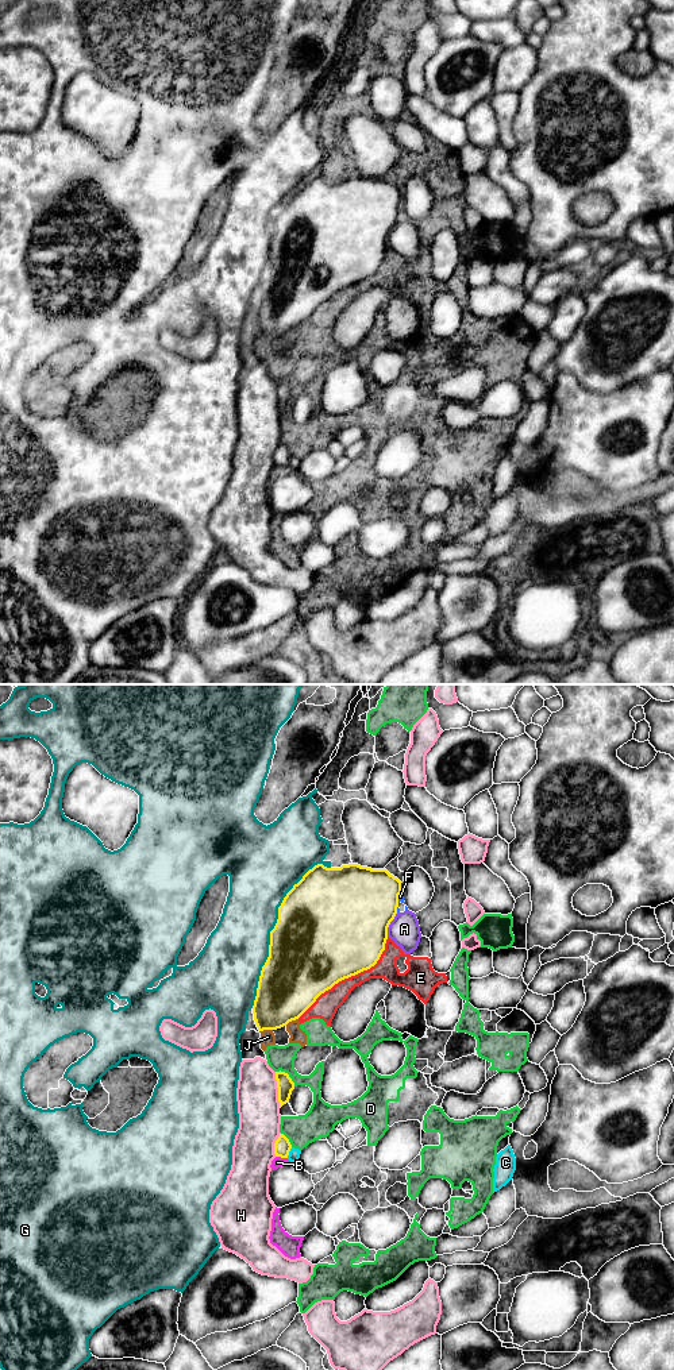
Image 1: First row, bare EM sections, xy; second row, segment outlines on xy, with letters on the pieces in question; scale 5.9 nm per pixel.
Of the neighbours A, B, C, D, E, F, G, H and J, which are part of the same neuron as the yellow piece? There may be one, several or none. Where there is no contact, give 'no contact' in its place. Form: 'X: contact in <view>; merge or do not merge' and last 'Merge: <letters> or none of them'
A: contact in xy; do not merge
B: contact in xy; do not merge
C: contact in xy; do not merge
D: contact in xy; do not merge
E: contact in xy; do not merge
F: contact in xy; do not merge
G: contact in xy; do not merge
H: contact in xy; do not merge
J: contact in xy; do not merge
Merge: none of them

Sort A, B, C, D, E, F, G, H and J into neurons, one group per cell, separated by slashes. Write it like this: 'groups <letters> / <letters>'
groups A B D E F J / C / G / H

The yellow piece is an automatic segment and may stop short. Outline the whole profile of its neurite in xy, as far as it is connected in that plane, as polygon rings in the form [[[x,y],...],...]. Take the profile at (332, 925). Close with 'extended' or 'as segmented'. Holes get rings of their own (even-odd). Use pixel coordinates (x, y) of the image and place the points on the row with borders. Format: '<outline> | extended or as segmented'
[[[317,864],[309,869],[284,898],[270,931],[269,957],[253,1006],[258,1030],[286,1026],[335,984],[374,966],[385,950],[400,894],[401,881],[386,869],[358,864],[340,868]]] | as segmented

